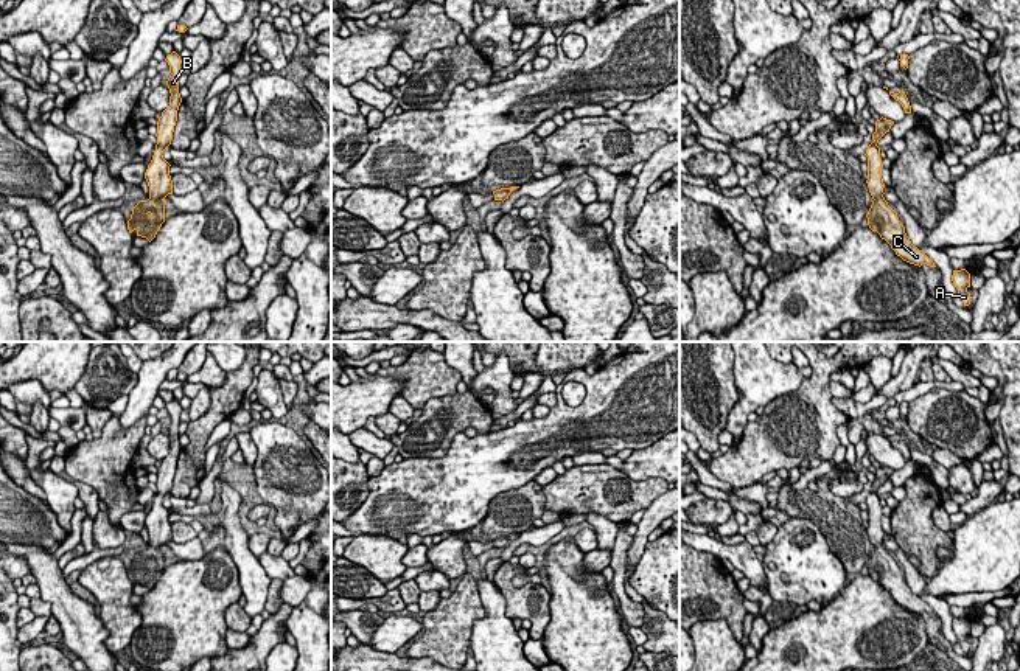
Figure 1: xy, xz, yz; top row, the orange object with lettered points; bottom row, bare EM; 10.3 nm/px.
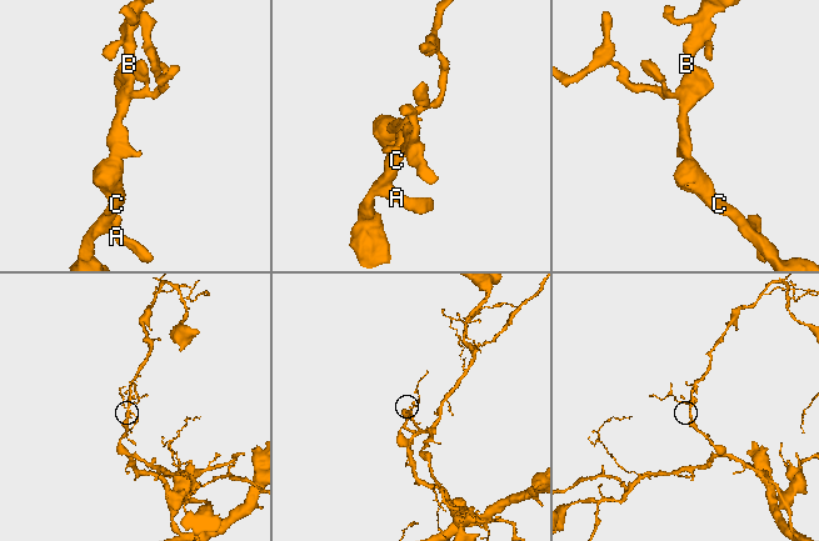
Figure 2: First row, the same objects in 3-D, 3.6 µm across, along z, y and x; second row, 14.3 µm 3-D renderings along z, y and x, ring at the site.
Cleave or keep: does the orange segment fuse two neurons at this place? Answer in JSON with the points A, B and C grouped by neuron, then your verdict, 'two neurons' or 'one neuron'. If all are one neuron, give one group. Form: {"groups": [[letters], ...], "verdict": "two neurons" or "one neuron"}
{"groups": [["A", "B", "C"]], "verdict": "one neuron"}

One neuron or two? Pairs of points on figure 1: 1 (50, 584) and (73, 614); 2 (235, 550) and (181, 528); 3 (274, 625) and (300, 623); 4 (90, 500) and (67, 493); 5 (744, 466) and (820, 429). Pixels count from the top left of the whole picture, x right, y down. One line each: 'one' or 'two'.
1: one
2: two
3: two
4: two
5: one

